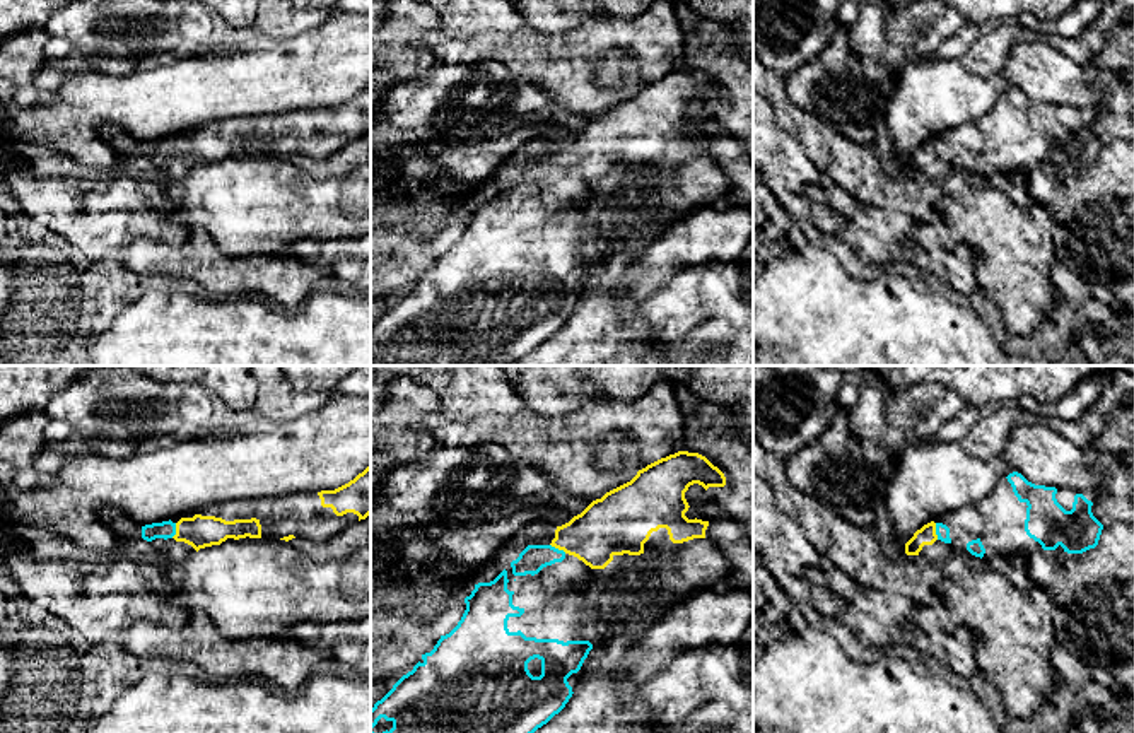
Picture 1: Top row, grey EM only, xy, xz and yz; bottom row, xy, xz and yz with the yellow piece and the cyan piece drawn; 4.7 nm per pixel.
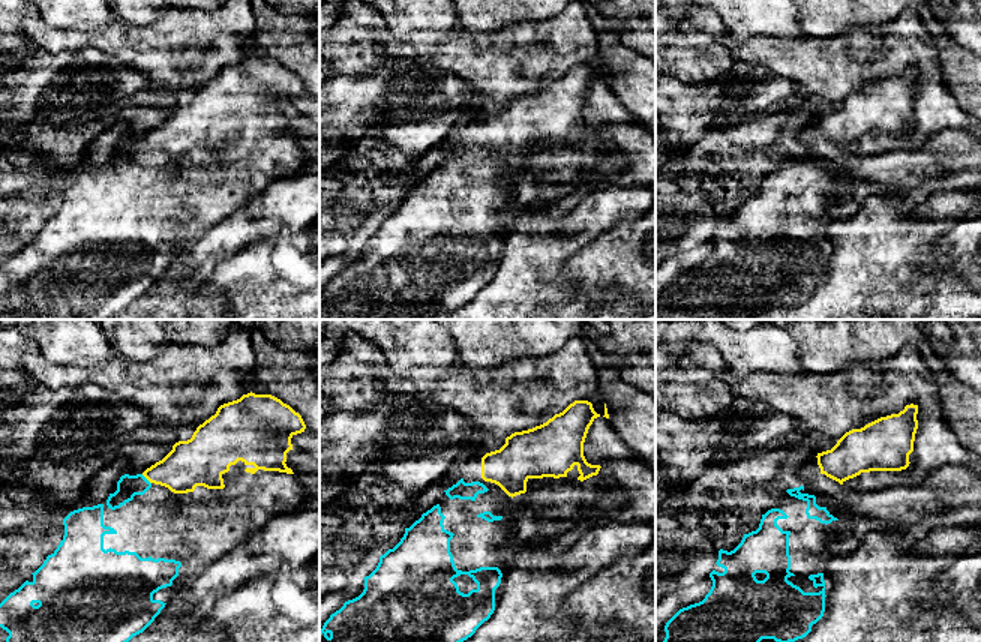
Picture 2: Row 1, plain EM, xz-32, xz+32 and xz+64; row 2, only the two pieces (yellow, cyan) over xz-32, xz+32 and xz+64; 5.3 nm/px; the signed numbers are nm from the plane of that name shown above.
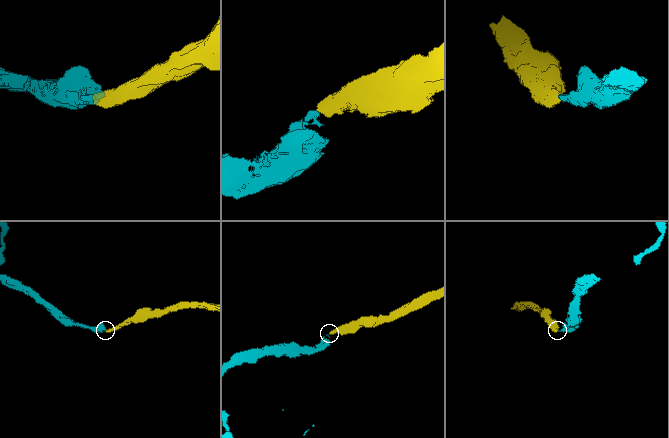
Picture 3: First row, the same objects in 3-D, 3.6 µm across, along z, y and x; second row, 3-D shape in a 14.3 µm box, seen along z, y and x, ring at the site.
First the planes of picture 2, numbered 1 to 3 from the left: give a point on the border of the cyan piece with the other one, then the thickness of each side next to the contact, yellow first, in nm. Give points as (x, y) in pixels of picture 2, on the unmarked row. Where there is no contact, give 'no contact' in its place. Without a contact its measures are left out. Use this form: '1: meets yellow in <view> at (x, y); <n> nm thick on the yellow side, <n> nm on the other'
1: meets yellow in xz-32 at (146, 141); 240 nm thick on the yellow side, 120 nm on the other
2: no contact
3: no contact

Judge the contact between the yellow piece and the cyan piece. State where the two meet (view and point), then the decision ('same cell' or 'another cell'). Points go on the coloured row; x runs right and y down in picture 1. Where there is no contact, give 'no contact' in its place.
yz (935, 532) | same cell

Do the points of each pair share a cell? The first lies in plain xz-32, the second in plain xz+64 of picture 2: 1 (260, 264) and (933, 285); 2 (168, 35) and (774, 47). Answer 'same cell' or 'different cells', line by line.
1: different cells
2: same cell

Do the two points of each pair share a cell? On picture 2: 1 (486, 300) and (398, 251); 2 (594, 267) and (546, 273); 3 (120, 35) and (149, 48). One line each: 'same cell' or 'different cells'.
1: different cells
2: different cells
3: same cell

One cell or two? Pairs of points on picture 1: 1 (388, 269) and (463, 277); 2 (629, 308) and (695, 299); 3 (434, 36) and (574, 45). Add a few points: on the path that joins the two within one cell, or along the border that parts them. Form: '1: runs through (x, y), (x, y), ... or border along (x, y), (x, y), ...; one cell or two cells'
1: border along (419, 279), (402, 294); two cells
2: border along (646, 296), (637, 308), (637, 320); two cells
3: runs through (468, 48), (540, 48); one cell

